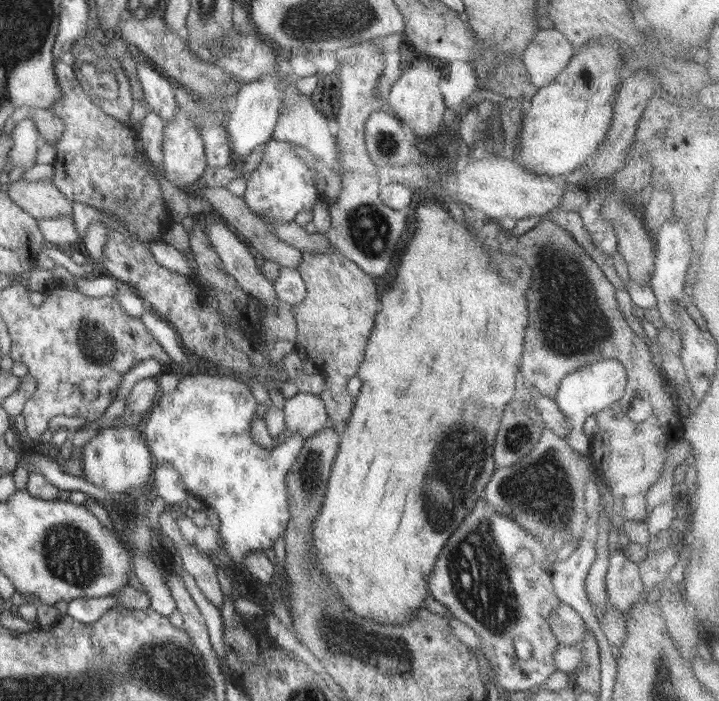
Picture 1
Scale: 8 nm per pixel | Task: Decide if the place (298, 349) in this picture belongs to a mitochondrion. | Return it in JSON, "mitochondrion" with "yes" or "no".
{"mitochondrion":"no"}

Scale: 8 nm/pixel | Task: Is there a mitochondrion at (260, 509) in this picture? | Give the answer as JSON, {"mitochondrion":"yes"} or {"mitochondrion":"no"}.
{"mitochondrion":"no"}

